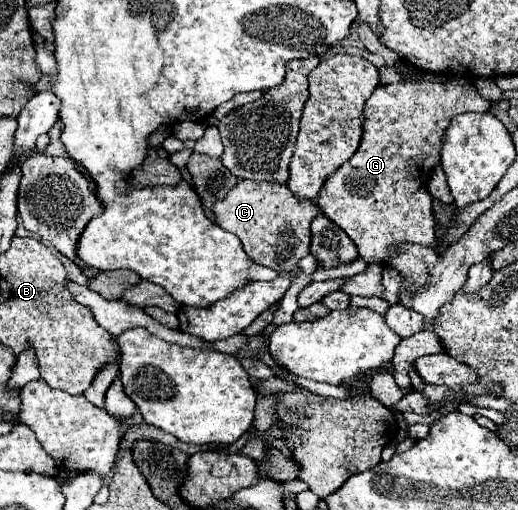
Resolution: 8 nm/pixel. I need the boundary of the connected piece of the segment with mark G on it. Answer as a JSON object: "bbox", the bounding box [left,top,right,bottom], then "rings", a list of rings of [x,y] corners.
{"bbox":[318,77,490,263],"rings":[[[460,77],[446,83],[406,81],[378,87],[364,105],[360,147],[326,179],[318,207],[346,231],[368,263],[386,261],[388,249],[404,243],[430,247],[436,235],[424,169],[434,169],[440,161],[446,129],[456,115],[488,109],[490,101],[478,95],[472,81]]]}

